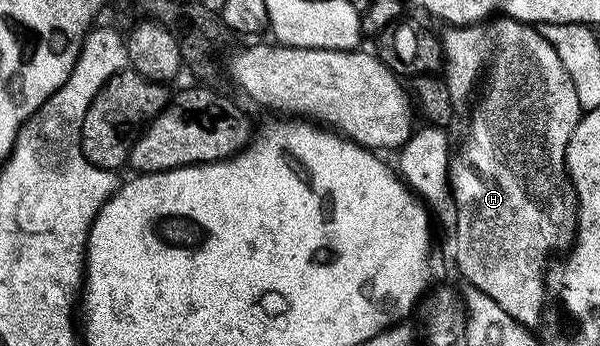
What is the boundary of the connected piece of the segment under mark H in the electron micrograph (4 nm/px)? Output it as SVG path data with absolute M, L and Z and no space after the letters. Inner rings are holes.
M494 16L489 20L474 22L470 26L450 26L441 31L442 61L444 63L444 81L450 97L452 127L452 153L450 155L450 192L454 199L456 210L456 228L452 233L454 239L454 262L458 270L467 278L469 285L475 290L484 292L484 296L492 296L512 320L527 328L542 318L542 309L546 306L548 295L548 263L551 261L550 250L569 251L574 244L574 237L578 231L578 197L574 185L570 183L570 173L566 171L566 149L568 140L572 140L572 132L576 128L578 119L584 111L576 98L572 80L565 72L556 51L548 40L541 36L537 28L528 22L518 22L514 18Z

